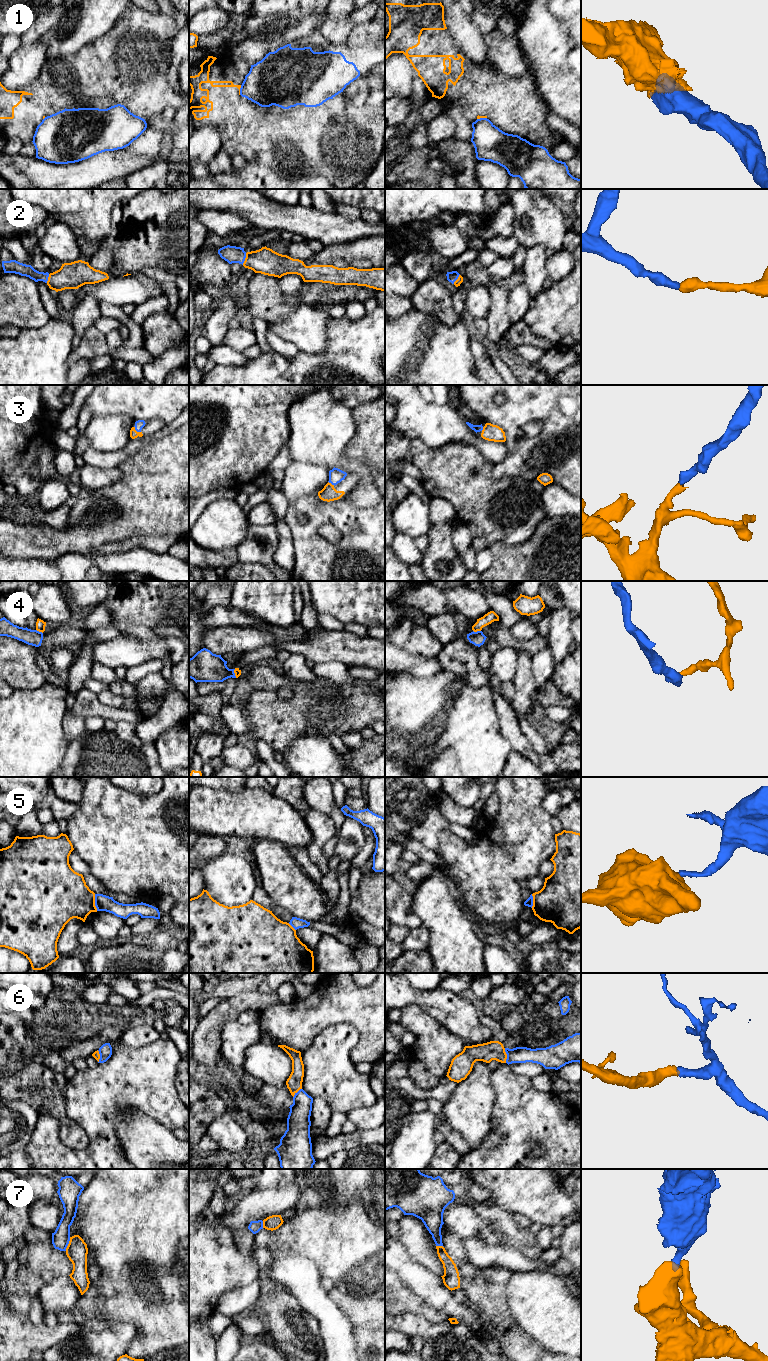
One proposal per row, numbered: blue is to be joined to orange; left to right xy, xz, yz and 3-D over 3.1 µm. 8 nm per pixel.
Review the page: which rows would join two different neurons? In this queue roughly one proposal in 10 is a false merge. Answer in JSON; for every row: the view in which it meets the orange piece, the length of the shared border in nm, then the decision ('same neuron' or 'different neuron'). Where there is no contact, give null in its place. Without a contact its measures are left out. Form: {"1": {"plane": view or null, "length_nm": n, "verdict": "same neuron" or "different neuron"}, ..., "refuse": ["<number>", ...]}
{"1": {"plane": "xz", "length_nm": 80, "verdict": "different neuron"}, "2": {"plane": "xz", "length_nm": 100, "verdict": "same neuron"}, "3": {"plane": "xy", "length_nm": 80, "verdict": "same neuron"}, "4": {"plane": "yz", "length_nm": 60, "verdict": "different neuron"}, "5": {"plane": "xy", "length_nm": 140, "verdict": "different neuron"}, "6": {"plane": "yz", "length_nm": 120, "verdict": "same neuron"}, "7": {"plane": "xy", "length_nm": 120, "verdict": "same neuron"}, "refuse": ["1", "4", "5"]}

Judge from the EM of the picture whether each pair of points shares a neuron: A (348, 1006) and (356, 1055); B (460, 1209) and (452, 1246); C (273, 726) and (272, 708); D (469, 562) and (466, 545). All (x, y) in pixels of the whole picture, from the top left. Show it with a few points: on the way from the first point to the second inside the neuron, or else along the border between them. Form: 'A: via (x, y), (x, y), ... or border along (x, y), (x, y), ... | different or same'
A: via (360, 1018), (365, 1023), (365, 1043) | same
B: border along (444, 1223), (463, 1240) | different
C: via (273, 722), (272, 712) | same
D: via (468, 558), (466, 549) | same

